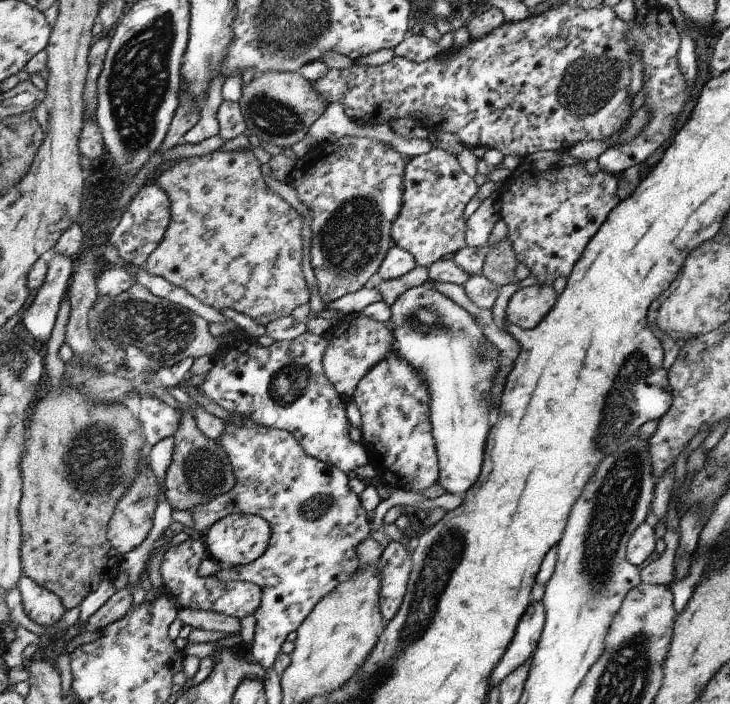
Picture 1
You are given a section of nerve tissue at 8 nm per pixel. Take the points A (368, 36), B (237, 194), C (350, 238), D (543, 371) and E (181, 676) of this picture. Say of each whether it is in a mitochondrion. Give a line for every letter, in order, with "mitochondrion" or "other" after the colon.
A: other
B: other
C: mitochondrion
D: other
E: other

